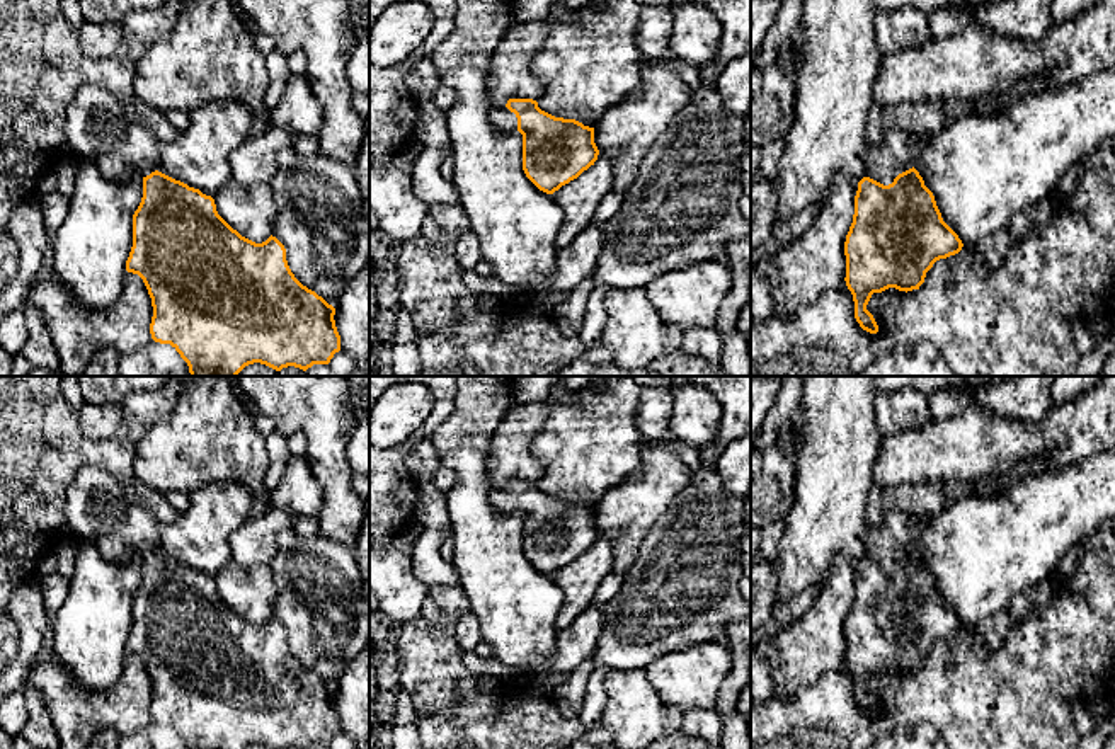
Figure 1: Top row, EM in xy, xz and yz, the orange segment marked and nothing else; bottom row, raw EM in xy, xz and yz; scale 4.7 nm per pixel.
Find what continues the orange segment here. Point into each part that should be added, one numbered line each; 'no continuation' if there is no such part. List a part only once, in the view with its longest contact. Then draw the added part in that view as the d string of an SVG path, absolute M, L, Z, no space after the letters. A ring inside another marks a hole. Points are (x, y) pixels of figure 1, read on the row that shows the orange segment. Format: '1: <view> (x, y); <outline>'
1: yz (897, 152); M901 129L887 131L880 143L868 146L866 177L889 186L894 179L912 169L924 152L928 136Z

